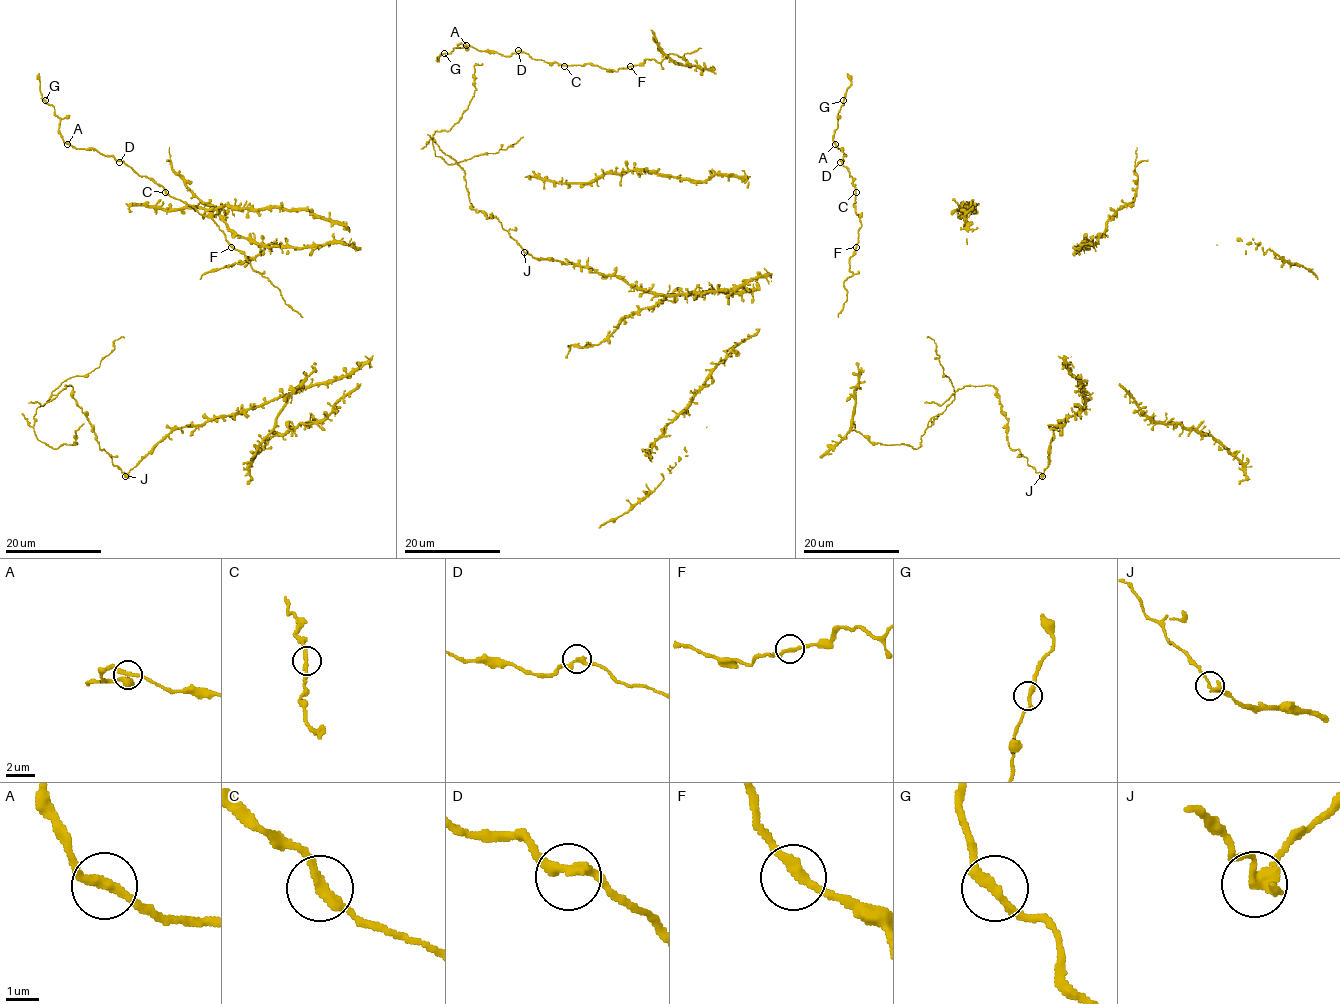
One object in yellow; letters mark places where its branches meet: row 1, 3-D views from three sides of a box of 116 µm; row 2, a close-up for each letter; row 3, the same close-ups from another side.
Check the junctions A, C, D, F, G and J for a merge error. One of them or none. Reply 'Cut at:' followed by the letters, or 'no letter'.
Cut at: J

